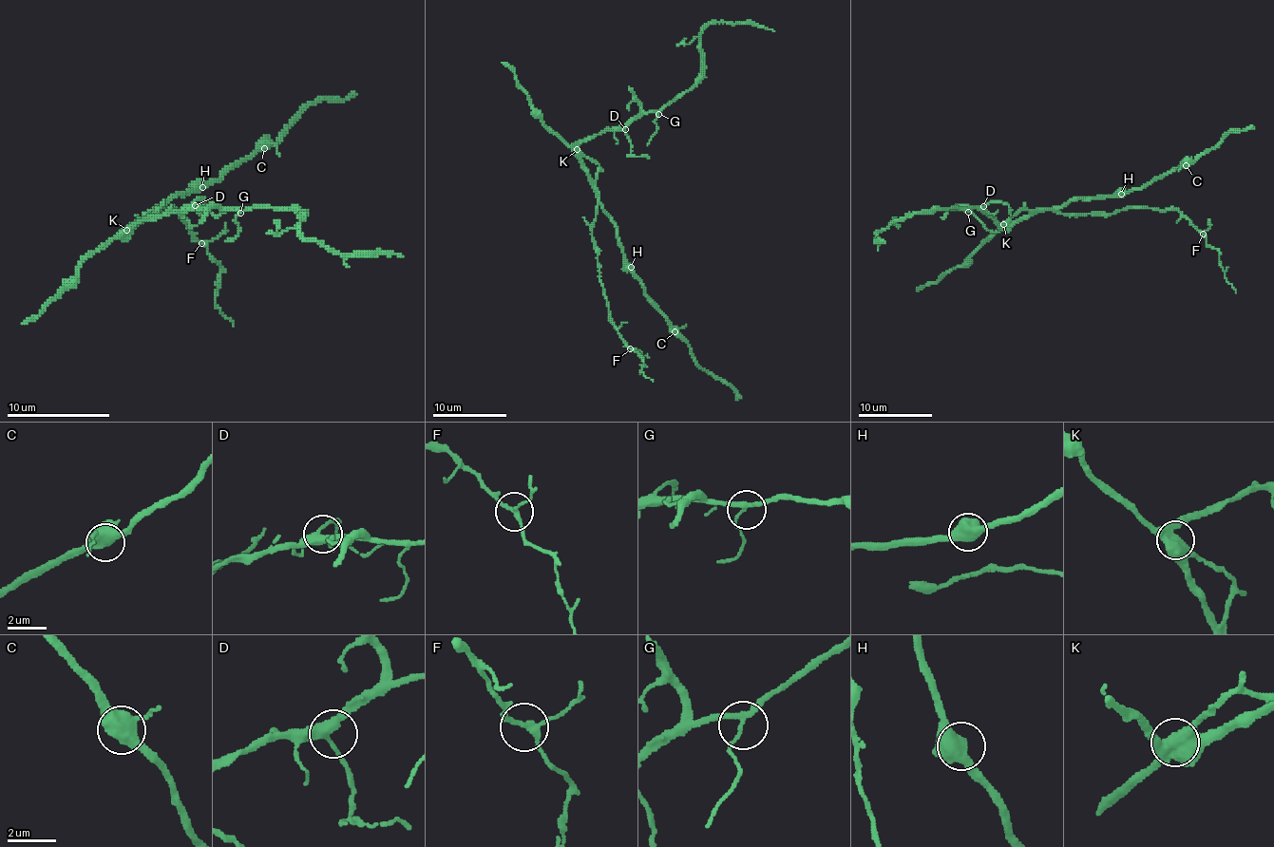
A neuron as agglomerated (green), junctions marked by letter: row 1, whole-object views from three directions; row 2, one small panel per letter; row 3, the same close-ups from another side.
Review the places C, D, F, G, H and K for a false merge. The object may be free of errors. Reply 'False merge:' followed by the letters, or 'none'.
False merge: K

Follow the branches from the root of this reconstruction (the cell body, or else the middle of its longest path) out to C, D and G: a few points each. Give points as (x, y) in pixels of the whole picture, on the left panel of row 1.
C: (138, 220), (145, 213), (159, 210), (171, 197), (197, 192), (215, 181), (230, 166), (236, 166), (264, 148)
D: (138, 220), (127, 228), (168, 210), (189, 210), (195, 205)
G: (138, 220), (127, 228), (168, 210), (225, 207), (240, 213)

